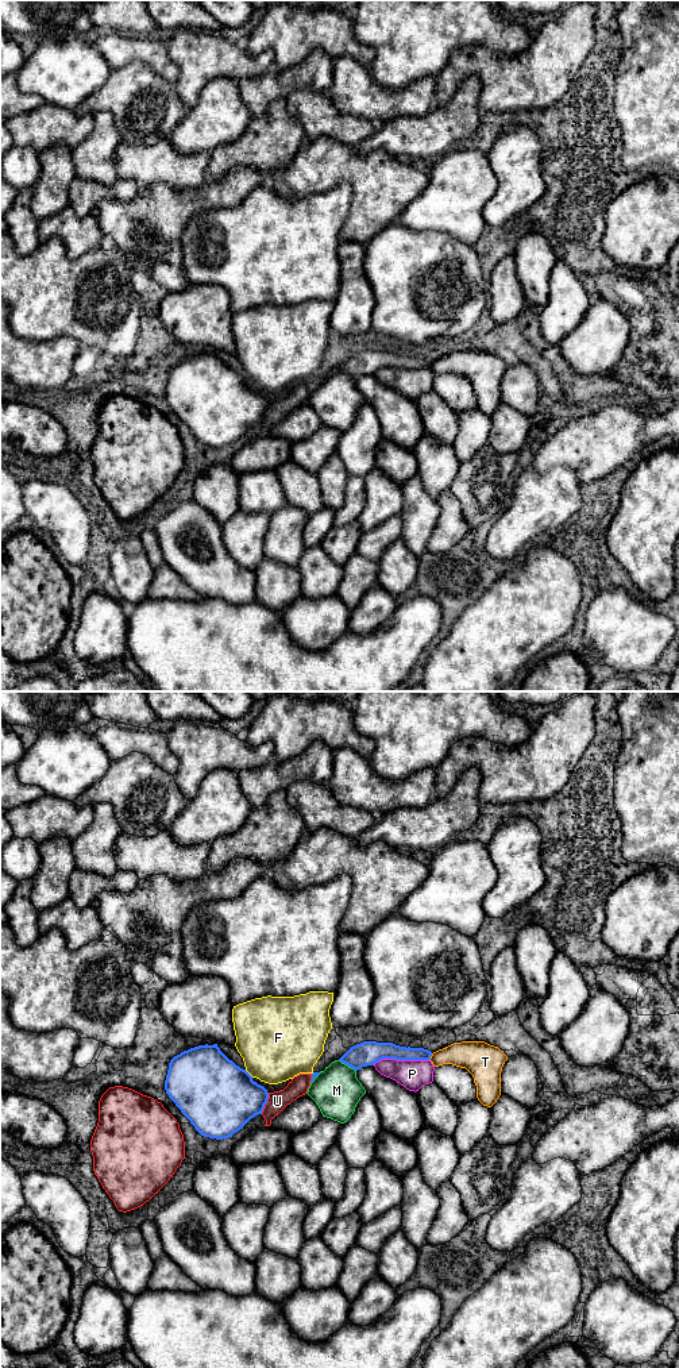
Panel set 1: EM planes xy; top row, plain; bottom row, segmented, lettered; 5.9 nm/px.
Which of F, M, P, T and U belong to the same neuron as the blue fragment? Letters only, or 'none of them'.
none of them

